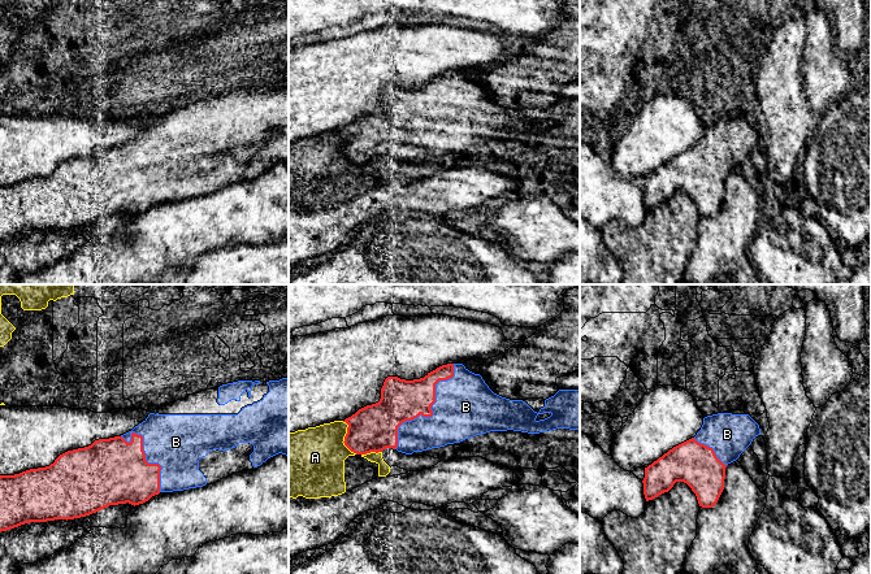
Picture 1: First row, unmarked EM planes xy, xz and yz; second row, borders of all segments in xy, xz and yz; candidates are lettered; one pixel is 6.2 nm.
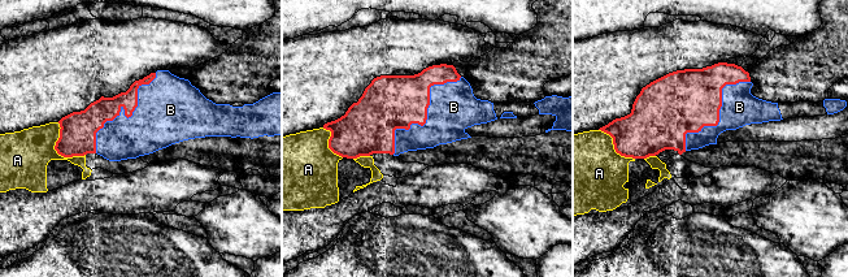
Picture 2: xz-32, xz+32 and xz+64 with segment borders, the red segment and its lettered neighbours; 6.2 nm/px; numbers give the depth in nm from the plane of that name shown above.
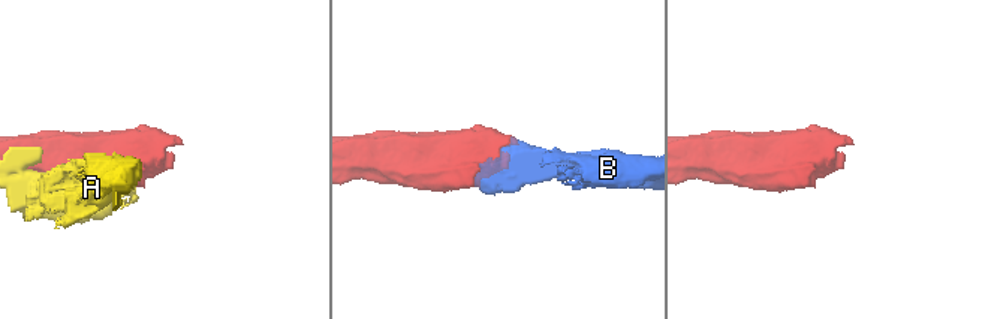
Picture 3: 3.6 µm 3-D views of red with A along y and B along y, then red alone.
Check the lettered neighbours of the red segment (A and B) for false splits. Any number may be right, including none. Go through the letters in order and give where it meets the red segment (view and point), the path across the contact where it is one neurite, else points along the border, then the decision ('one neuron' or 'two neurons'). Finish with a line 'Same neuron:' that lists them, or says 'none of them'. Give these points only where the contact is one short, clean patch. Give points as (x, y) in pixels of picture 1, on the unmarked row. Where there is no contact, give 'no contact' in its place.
A: meets red in xz at (345, 147); two neurons
B: meets red in xz at (432, 122); one neuron
Same neuron: B

